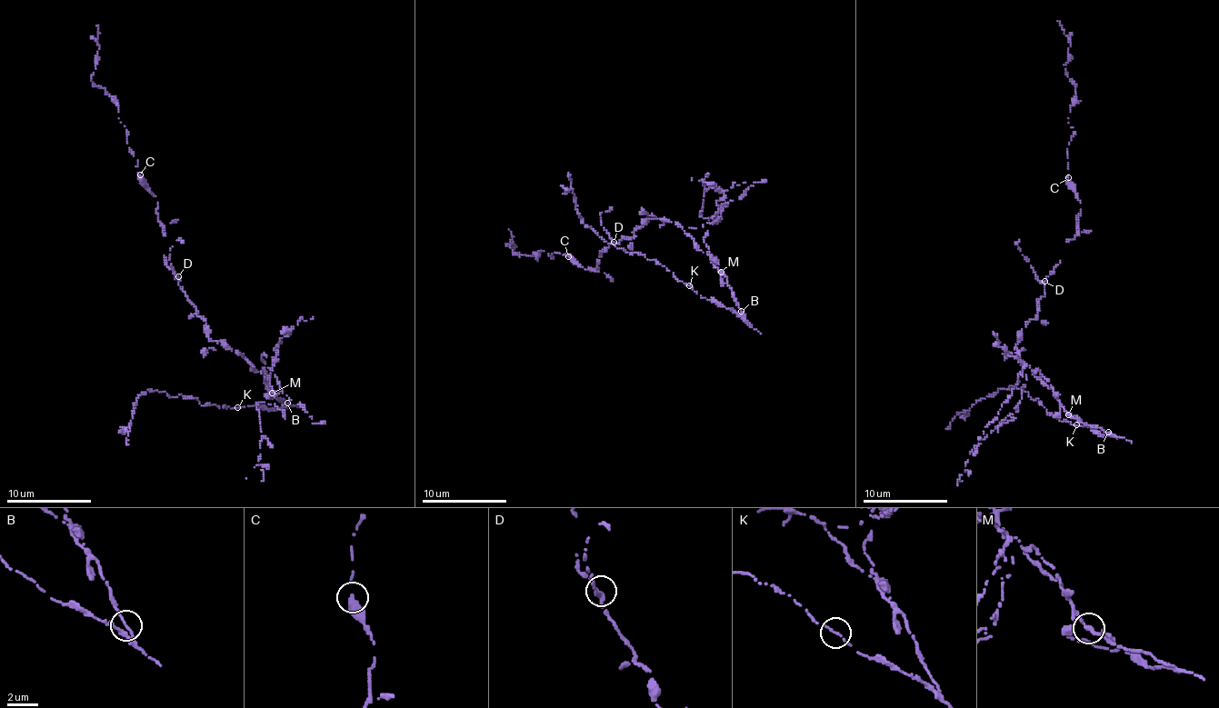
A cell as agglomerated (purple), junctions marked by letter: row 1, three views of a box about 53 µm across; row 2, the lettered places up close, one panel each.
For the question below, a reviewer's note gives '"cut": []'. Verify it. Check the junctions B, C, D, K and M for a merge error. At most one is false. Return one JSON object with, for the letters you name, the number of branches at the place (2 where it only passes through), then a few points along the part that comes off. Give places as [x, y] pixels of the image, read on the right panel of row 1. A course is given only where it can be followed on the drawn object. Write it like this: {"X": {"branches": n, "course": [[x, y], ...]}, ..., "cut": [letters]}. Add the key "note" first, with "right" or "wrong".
{"note": "wrong", "M": {"branches": 3, "course": [[1069, 413], [1060, 409], [1049, 381], [1026, 365], [1018, 376], [1016, 418], [1005, 417], [974, 447], [960, 481]]}, "cut": ["M"]}

